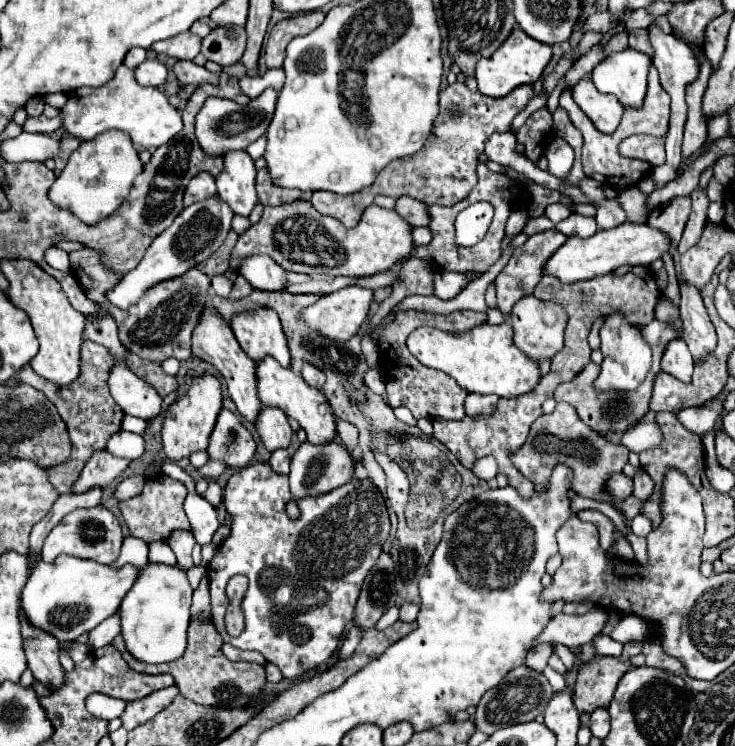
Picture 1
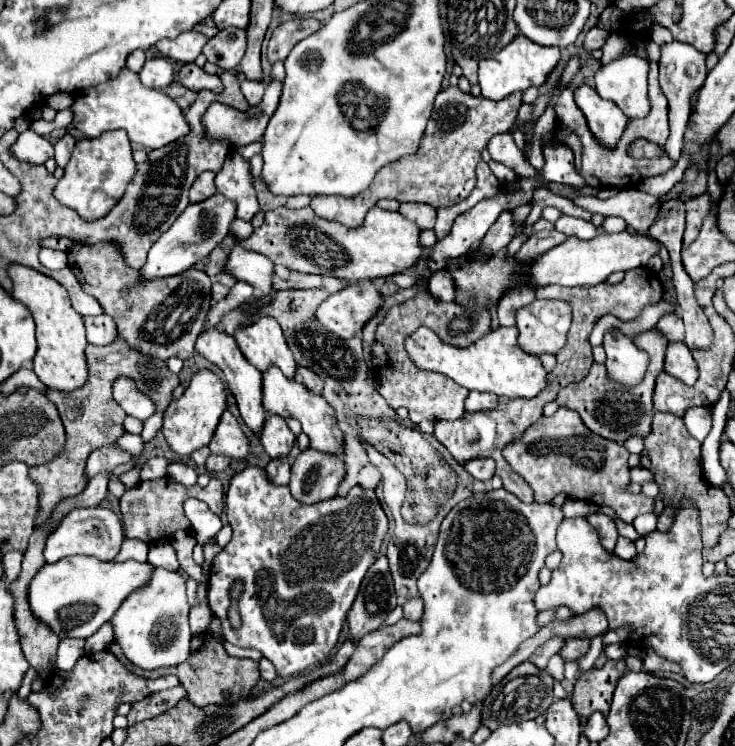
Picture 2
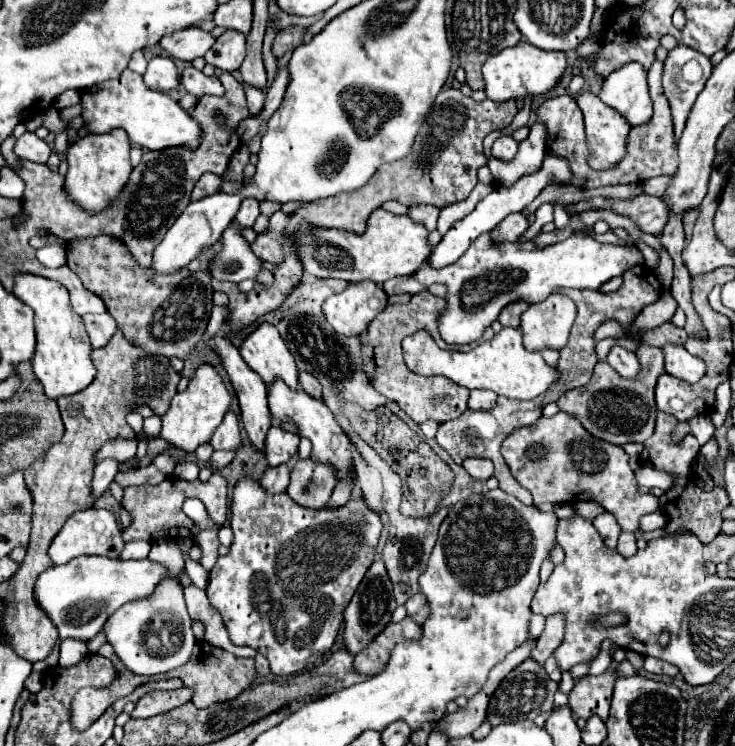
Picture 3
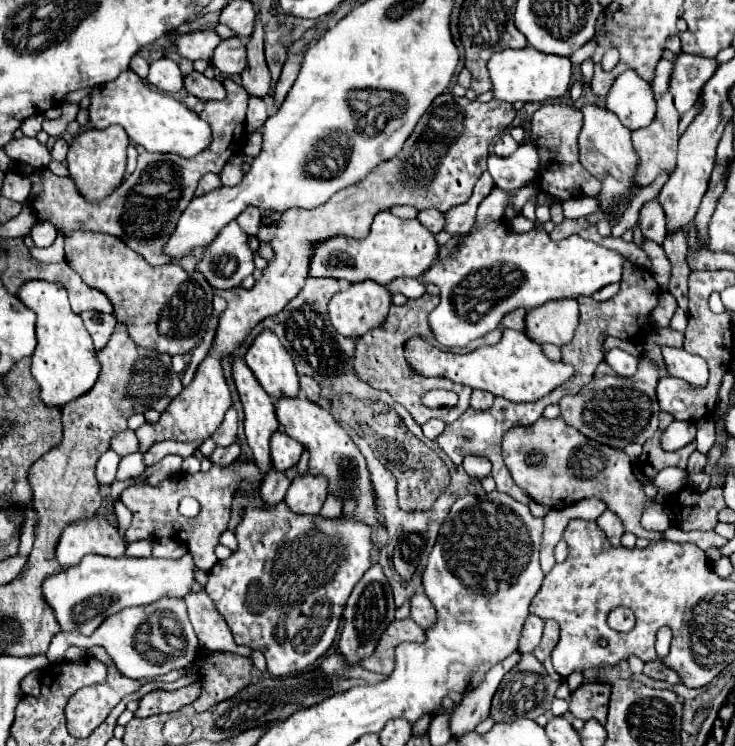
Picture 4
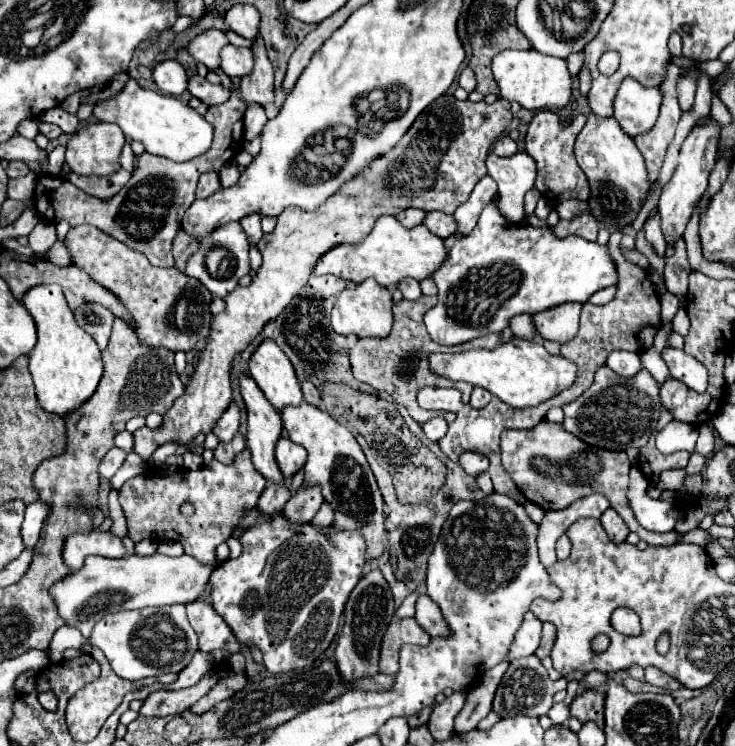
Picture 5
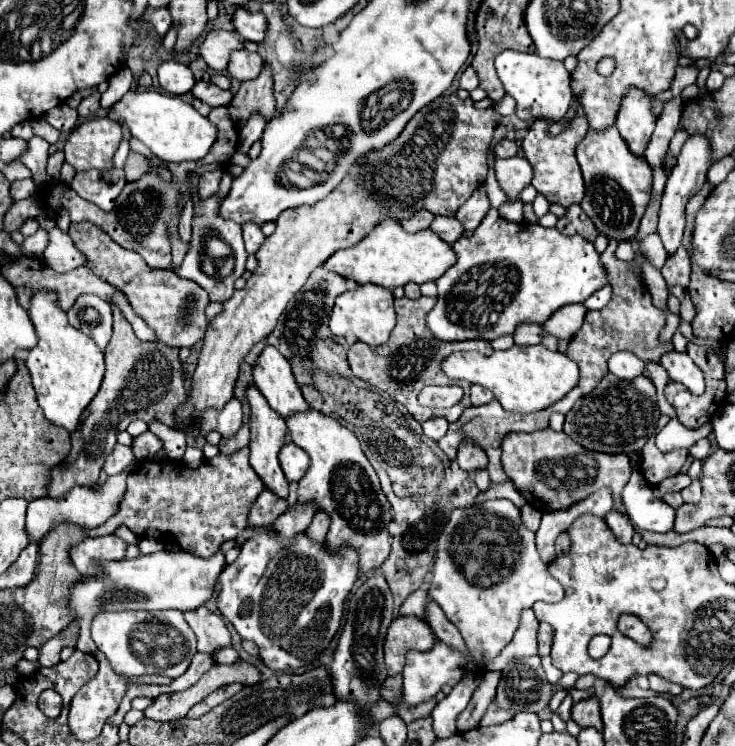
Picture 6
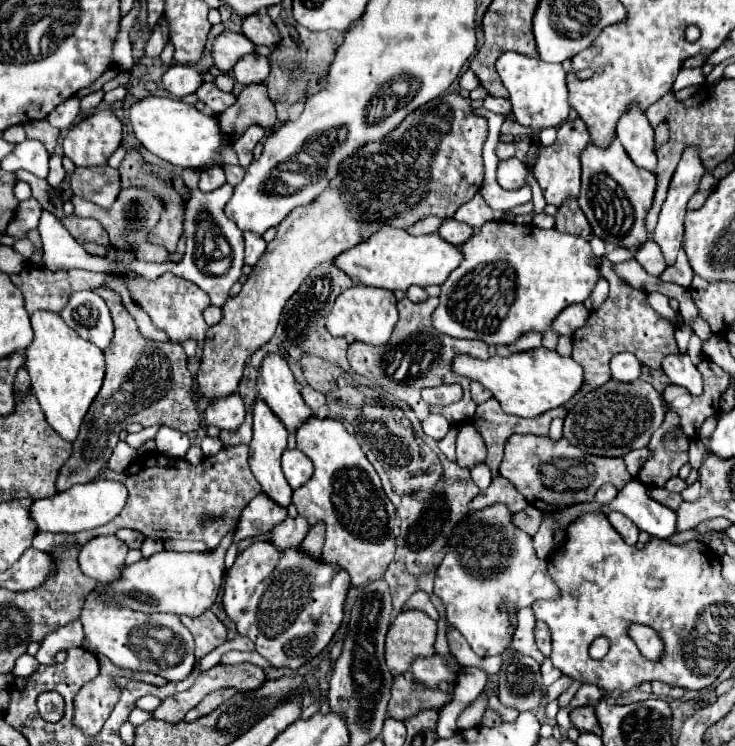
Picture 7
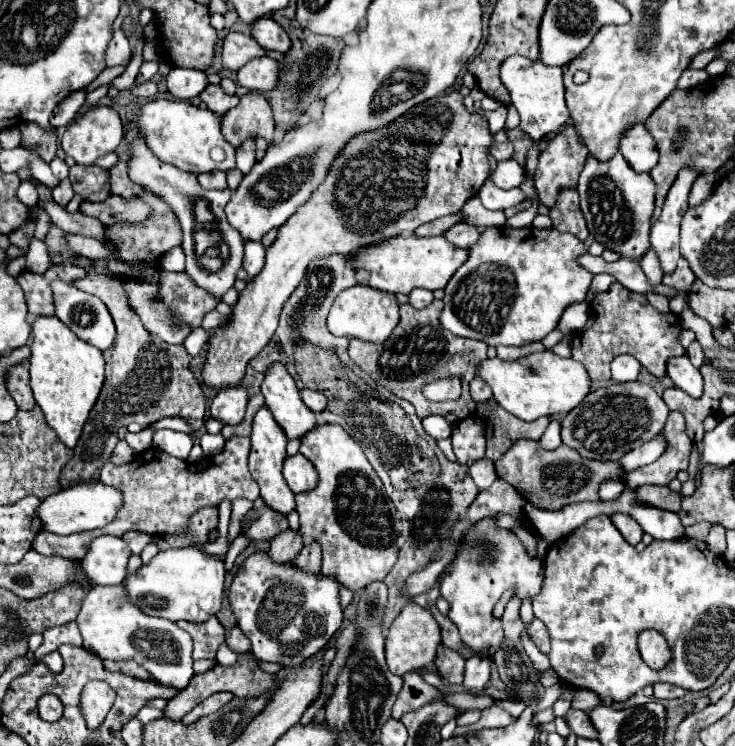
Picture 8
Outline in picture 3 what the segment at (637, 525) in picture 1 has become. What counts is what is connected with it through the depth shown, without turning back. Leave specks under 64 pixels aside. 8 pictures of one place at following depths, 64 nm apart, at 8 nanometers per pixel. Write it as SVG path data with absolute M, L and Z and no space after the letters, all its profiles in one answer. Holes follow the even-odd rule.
M656 510L656 512L652 512L652 514L646 514L646 516L640 518L640 530L642 530L642 532L658 530L658 528L662 528L664 524L666 524L664 512L660 512L660 510Z

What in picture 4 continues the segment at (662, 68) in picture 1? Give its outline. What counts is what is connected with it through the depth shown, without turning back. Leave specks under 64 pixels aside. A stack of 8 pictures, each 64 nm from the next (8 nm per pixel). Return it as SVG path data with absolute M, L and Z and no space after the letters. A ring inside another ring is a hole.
M686 52L676 54L670 76L670 94L674 98L674 106L680 116L686 114L696 104L700 90L712 78L716 66L718 66L716 60L710 58Z

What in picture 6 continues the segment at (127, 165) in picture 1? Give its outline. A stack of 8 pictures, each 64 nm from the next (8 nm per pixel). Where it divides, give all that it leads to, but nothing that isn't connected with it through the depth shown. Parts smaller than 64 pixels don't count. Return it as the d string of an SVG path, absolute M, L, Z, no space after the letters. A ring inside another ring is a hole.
M92 118L82 122L64 144L66 162L76 172L112 170L114 154L122 142L122 128L114 120Z

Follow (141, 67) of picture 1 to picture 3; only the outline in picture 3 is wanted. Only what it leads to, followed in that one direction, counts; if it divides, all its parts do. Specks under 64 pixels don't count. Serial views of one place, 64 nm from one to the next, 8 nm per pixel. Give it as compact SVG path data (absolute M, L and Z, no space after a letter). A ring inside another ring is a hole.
M158 56L152 58L148 62L146 74L144 74L144 84L152 90L162 90L162 92L170 92L178 86L178 78L176 78L176 64L172 58L166 56Z

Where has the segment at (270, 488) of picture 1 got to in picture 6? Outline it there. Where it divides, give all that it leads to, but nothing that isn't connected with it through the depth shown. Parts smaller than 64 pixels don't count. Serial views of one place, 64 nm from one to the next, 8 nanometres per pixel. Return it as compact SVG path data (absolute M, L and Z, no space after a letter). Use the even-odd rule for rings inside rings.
M266 528L262 534L246 540L242 544L240 556L228 564L220 576L220 592L216 596L216 606L220 614L236 628L242 640L252 640L260 648L262 662L274 672L288 672L312 664L322 650L328 648L336 630L340 628L344 602L358 580L358 550L352 546L342 546L340 552L330 552L326 544L312 540L306 532L296 536L282 536L280 532Z

